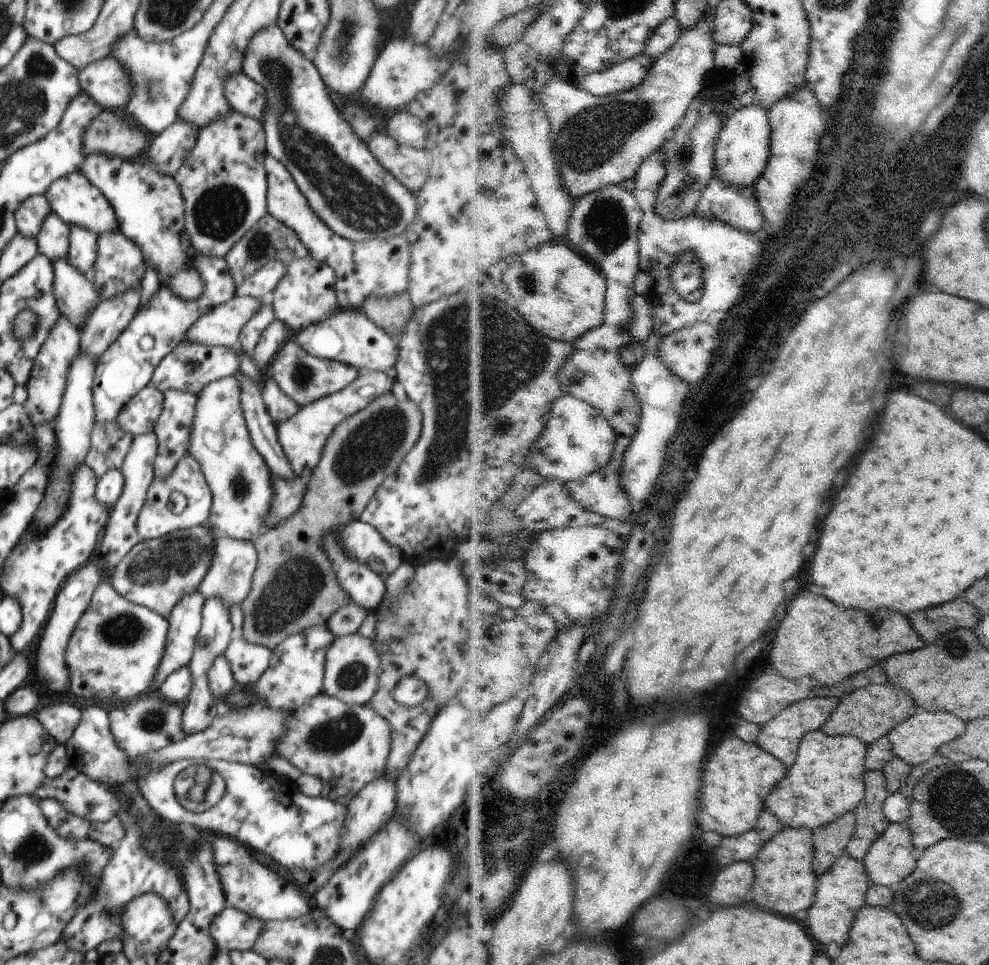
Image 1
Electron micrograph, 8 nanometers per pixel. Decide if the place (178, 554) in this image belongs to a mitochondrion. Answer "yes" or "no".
yes

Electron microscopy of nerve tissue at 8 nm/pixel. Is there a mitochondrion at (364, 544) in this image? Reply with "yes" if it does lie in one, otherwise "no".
no

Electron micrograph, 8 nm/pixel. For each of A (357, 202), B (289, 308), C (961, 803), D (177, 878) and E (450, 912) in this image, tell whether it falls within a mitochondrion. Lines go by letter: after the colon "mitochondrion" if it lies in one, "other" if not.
A: mitochondrion
B: other
C: mitochondrion
D: other
E: other

